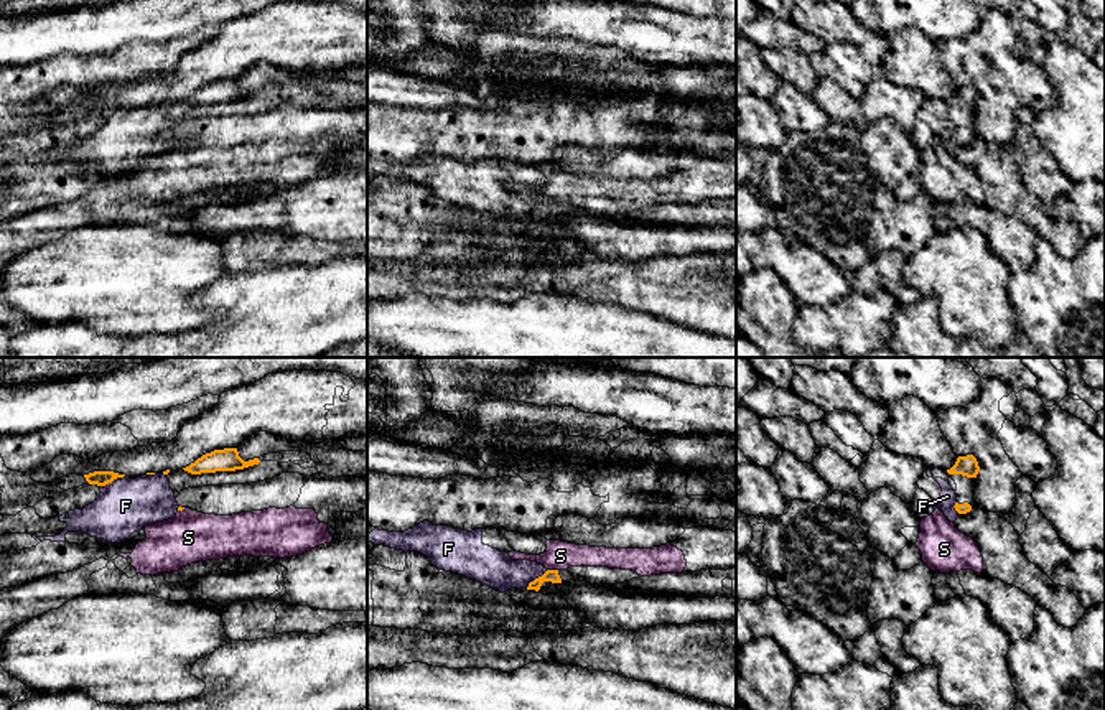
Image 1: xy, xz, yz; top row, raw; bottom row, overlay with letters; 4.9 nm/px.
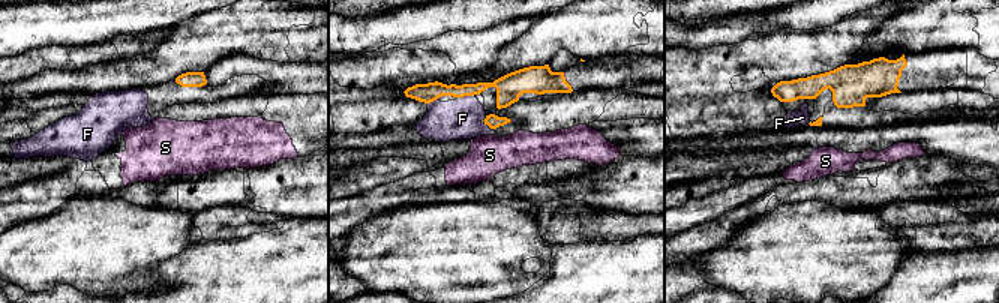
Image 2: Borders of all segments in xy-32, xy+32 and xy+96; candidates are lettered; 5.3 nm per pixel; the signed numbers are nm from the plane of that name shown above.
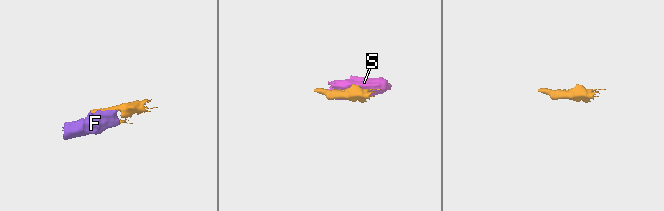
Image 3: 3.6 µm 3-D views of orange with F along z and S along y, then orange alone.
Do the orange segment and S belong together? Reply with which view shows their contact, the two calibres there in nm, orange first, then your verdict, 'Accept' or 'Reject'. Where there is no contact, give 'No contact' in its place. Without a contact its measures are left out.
Touches orange in xz. Thickness 60 nm (orange) against 140 nm. Reject

